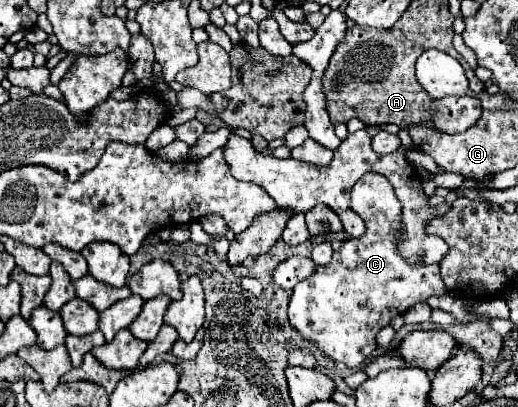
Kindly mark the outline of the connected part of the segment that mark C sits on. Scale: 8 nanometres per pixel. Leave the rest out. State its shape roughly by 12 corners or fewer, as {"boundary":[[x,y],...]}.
{"boundary":[[382,174],[352,188],[366,234],[292,290],[288,320],[358,368],[398,314],[446,294],[396,248]]}

